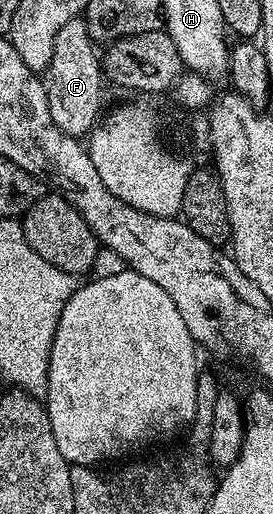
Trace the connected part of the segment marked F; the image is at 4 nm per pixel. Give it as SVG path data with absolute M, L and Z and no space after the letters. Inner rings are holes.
M86 17L69 20L69 24L64 24L61 32L57 32L49 77L47 99L53 112L53 124L70 138L82 139L90 135L101 118L99 105L103 102L105 75L97 43L89 36Z

